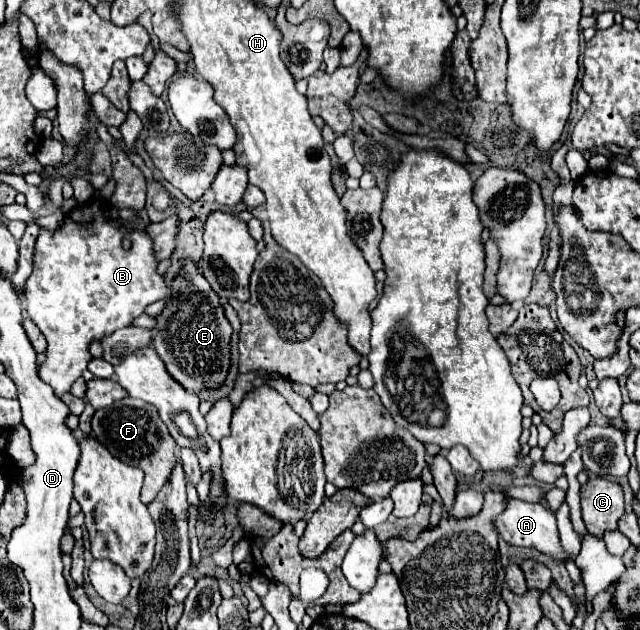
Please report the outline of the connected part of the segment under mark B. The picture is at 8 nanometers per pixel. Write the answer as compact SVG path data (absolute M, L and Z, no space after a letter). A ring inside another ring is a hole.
M91 198L91 202L83 210L73 210L57 230L41 230L37 238L35 268L25 284L25 312L39 326L49 344L45 352L47 358L37 368L39 378L47 382L61 398L65 392L69 392L71 384L81 376L81 372L93 358L89 354L89 344L93 340L101 340L103 336L119 328L131 326L133 318L141 316L147 304L167 298L169 286L157 274L157 260L153 254L151 238L145 232L121 230L105 216L105 202L99 198ZM125 236L129 236L131 240L129 248L123 246Z

